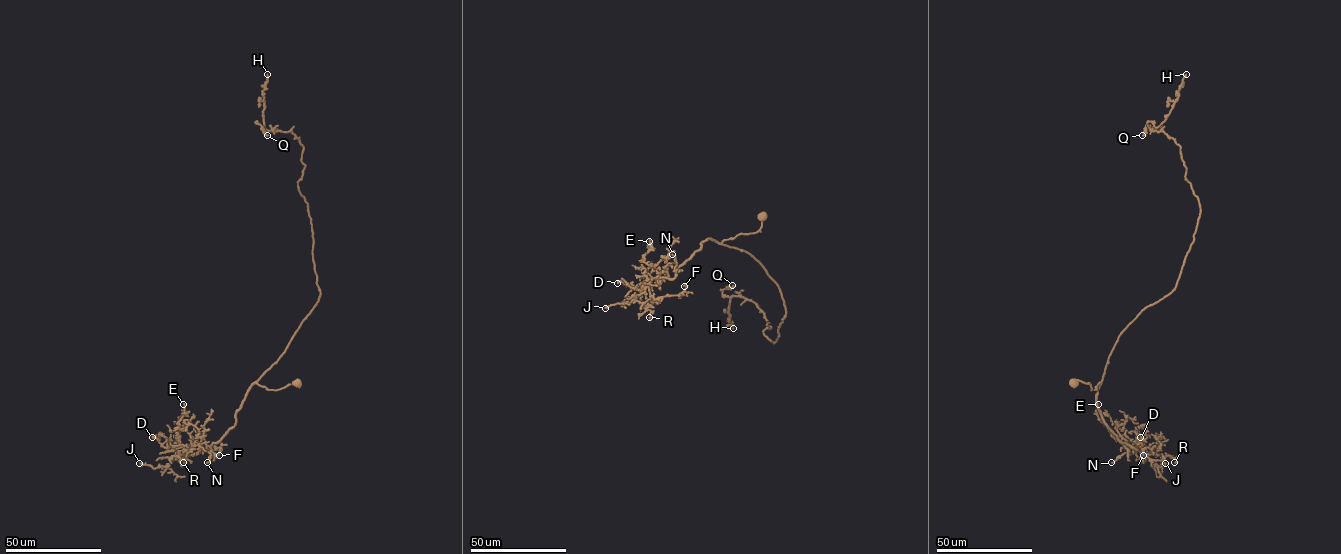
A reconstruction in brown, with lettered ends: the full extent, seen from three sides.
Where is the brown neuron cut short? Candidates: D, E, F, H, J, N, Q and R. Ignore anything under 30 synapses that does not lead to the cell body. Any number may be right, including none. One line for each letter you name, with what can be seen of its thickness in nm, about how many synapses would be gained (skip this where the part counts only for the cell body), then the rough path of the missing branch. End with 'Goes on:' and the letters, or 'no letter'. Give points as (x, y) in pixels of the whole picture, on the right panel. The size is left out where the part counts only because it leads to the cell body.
H: Thickness 240 nm. Roughly 120 synapses. Course of what is missing: (1186, 74), (1190, 37), (1183, 15), (1174, 10)
Goes on: H

